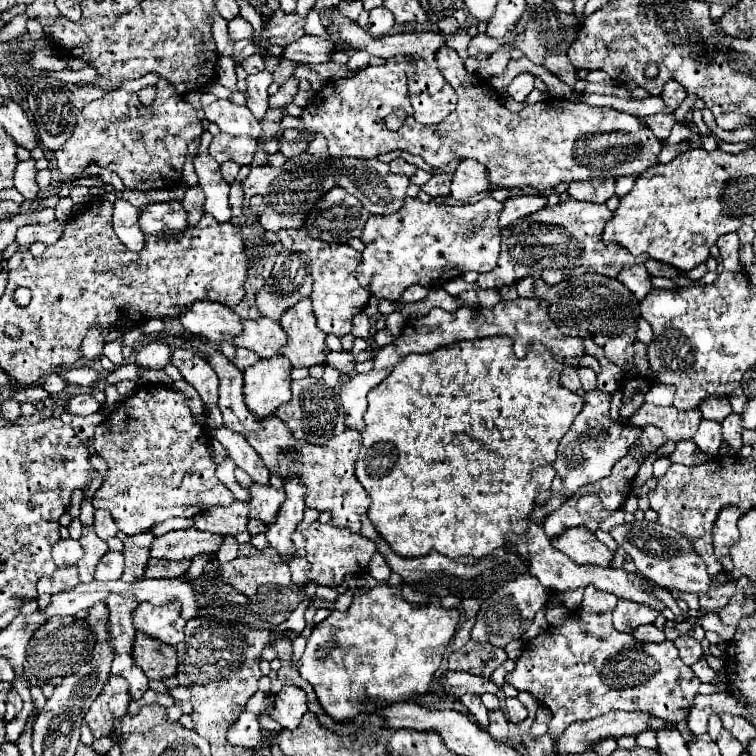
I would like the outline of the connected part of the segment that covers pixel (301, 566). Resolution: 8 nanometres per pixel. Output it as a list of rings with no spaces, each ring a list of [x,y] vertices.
[[[294,558],[294,560],[290,560],[290,570],[292,570],[292,584],[296,584],[296,586],[308,584],[310,564],[308,564],[306,558]]]

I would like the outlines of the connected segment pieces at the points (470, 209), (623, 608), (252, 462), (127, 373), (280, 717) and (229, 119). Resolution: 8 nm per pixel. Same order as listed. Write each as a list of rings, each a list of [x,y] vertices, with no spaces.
[[[408,196],[406,206],[396,214],[368,218],[360,236],[364,250],[356,278],[374,296],[394,302],[412,284],[434,290],[468,270],[490,272],[500,254],[498,216],[502,208],[492,196],[464,206],[420,202]]]
[[[618,600],[618,606],[614,610],[614,628],[620,632],[634,632],[642,624],[652,624],[658,612],[650,610],[648,606],[642,606],[638,602],[626,602]]]
[[[222,426],[222,428],[216,428],[212,432],[212,436],[226,448],[228,456],[236,462],[238,468],[242,468],[256,484],[268,486],[270,474],[268,474],[264,462],[258,458],[256,450],[246,442],[246,438],[242,438],[242,434],[234,434],[232,430],[226,430]]]
[[[124,364],[123,366],[118,366],[114,372],[110,372],[104,382],[106,382],[106,384],[116,384],[116,382],[124,380],[137,381],[139,379],[140,373],[138,366],[136,364]]]
[[[282,686],[278,694],[274,694],[274,708],[270,716],[282,726],[294,730],[300,718],[306,714],[306,692],[298,686]]]
[[[216,100],[204,106],[204,114],[210,122],[218,124],[222,132],[230,136],[252,136],[258,138],[262,128],[246,106],[238,106],[230,100]]]

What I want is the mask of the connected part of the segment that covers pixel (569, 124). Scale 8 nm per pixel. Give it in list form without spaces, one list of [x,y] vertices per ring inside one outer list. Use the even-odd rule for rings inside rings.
[[[442,46],[442,48],[440,48],[436,53],[436,60],[440,65],[440,70],[442,71],[444,78],[450,82],[450,86],[454,86],[454,90],[456,90],[456,94],[458,94],[458,112],[452,112],[448,118],[444,118],[444,120],[442,120],[442,124],[430,124],[430,126],[424,126],[424,124],[420,124],[414,119],[408,95],[408,76],[406,76],[406,68],[408,68],[408,66],[414,66],[416,62],[408,60],[406,56],[394,56],[394,58],[390,58],[390,60],[388,60],[386,64],[382,64],[382,66],[368,66],[368,68],[364,68],[362,72],[352,74],[350,78],[332,80],[332,82],[328,82],[322,90],[318,90],[318,94],[316,94],[314,102],[302,108],[302,116],[298,118],[298,120],[300,120],[300,128],[298,128],[296,136],[294,136],[294,138],[290,138],[290,140],[288,140],[286,136],[278,136],[278,138],[276,138],[276,140],[278,140],[278,150],[280,150],[280,154],[284,154],[286,158],[290,158],[290,156],[294,156],[294,154],[300,154],[300,152],[304,152],[304,150],[308,148],[308,144],[314,140],[314,136],[316,136],[316,134],[322,134],[322,136],[326,138],[326,142],[328,142],[328,152],[330,152],[330,156],[374,158],[374,156],[378,156],[378,154],[388,154],[388,152],[394,152],[394,150],[402,150],[402,152],[408,152],[408,154],[416,154],[416,156],[420,156],[424,162],[428,162],[430,166],[436,166],[436,168],[442,168],[442,166],[450,164],[452,160],[460,160],[460,158],[474,158],[474,160],[478,160],[480,164],[484,164],[484,166],[486,166],[488,180],[490,180],[490,184],[492,184],[492,186],[496,186],[496,188],[508,188],[508,190],[510,190],[510,188],[532,190],[532,192],[538,192],[538,194],[544,194],[542,190],[550,190],[550,188],[554,188],[554,186],[558,186],[558,184],[562,184],[562,182],[570,184],[570,182],[574,182],[574,180],[582,180],[582,182],[584,182],[584,180],[594,180],[594,178],[618,178],[618,176],[634,176],[634,174],[638,176],[638,174],[646,172],[648,168],[652,168],[654,164],[658,164],[658,154],[660,154],[660,152],[662,152],[662,148],[664,148],[664,140],[656,138],[656,136],[652,134],[652,130],[650,130],[650,128],[646,128],[646,126],[642,126],[642,124],[640,124],[640,120],[638,120],[636,116],[622,114],[622,112],[616,112],[616,110],[612,110],[612,108],[598,108],[598,106],[590,106],[590,104],[584,104],[584,102],[568,102],[568,100],[562,100],[562,98],[548,98],[548,100],[544,100],[544,102],[538,102],[538,104],[534,104],[534,106],[524,108],[524,110],[522,110],[522,114],[520,114],[520,112],[510,112],[510,110],[502,104],[502,100],[500,100],[498,92],[496,92],[492,86],[490,86],[490,90],[488,90],[488,82],[486,82],[486,80],[482,80],[482,78],[478,78],[478,76],[474,76],[474,74],[466,72],[464,62],[462,62],[462,60],[460,60],[460,56],[456,54],[456,50],[452,50],[452,48],[448,48],[448,46]],[[396,110],[404,110],[404,112],[406,112],[406,118],[404,118],[404,124],[402,124],[398,130],[390,130],[390,128],[386,128],[384,120],[386,120],[386,116],[388,116],[388,114],[392,114],[392,112],[396,112]]]

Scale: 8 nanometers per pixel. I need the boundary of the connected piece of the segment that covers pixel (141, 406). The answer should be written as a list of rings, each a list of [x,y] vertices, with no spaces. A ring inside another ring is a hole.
[[[144,384],[132,396],[124,398],[102,424],[96,426],[94,450],[108,462],[108,478],[96,490],[92,506],[110,510],[118,528],[132,536],[150,530],[154,524],[174,516],[192,518],[212,506],[230,506],[234,502],[232,492],[216,478],[216,462],[210,452],[210,432],[202,426],[190,410],[190,400],[162,384]]]

